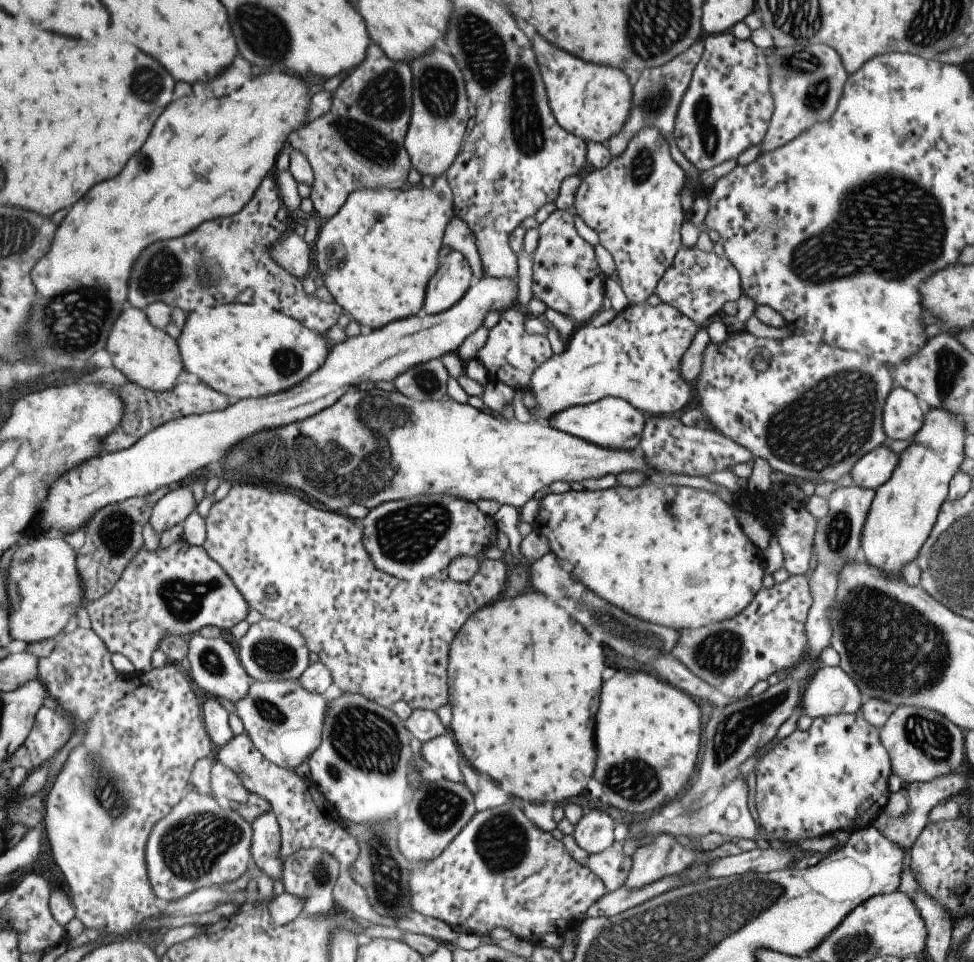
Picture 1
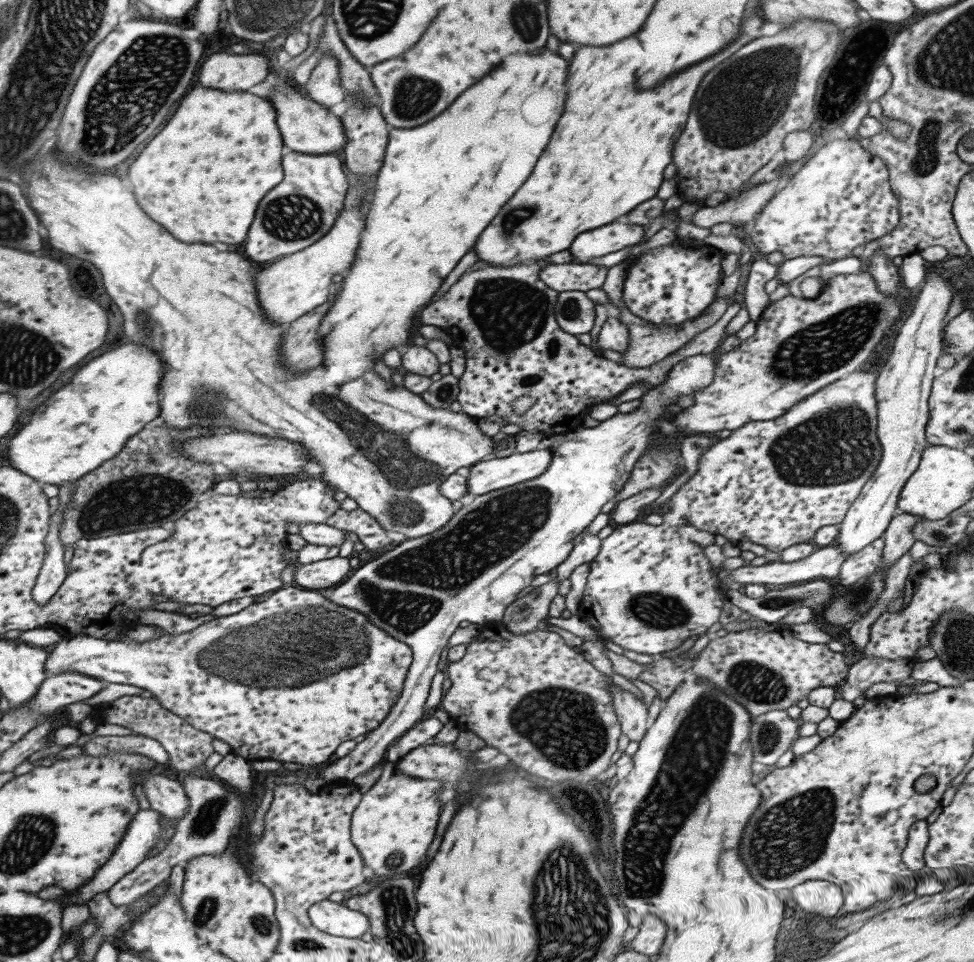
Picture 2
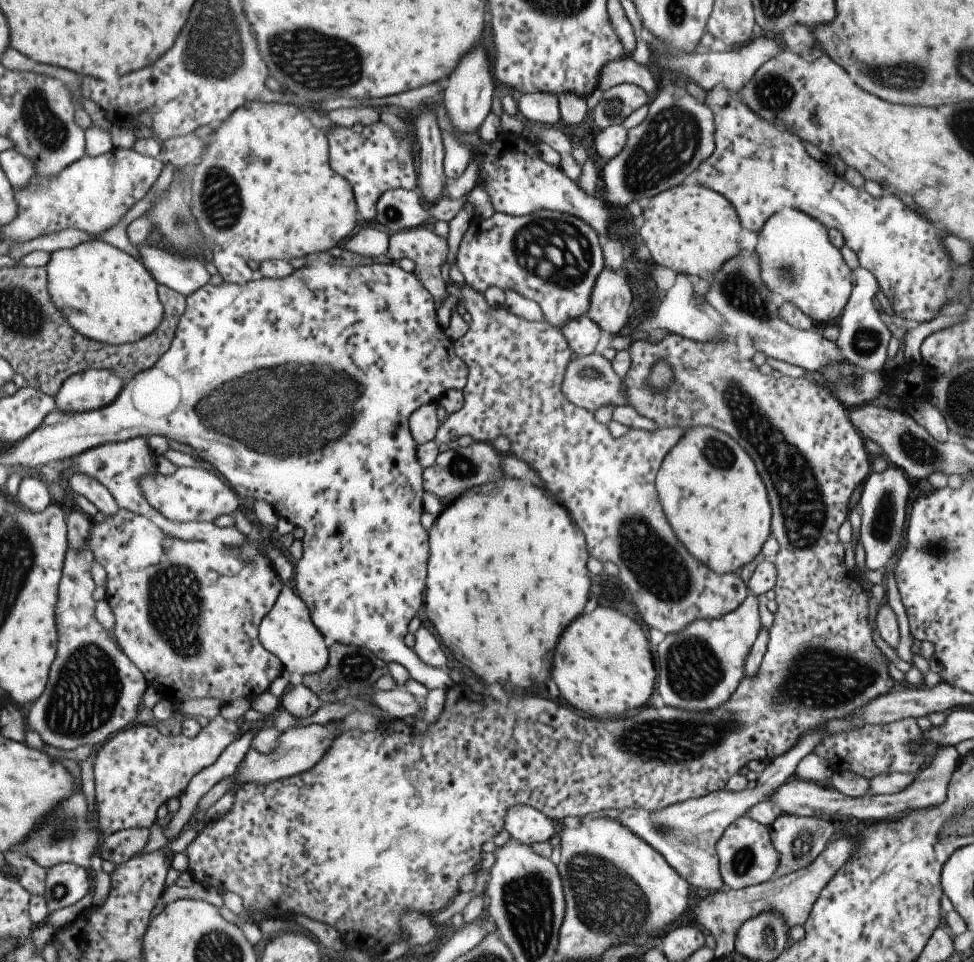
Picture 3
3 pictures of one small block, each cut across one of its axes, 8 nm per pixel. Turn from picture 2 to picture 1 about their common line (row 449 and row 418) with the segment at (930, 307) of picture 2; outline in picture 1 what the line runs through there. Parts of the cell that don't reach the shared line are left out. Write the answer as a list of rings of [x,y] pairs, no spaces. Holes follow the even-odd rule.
[[[893,386],[882,408],[882,431],[890,440],[911,440],[925,418],[924,406],[903,387]]]

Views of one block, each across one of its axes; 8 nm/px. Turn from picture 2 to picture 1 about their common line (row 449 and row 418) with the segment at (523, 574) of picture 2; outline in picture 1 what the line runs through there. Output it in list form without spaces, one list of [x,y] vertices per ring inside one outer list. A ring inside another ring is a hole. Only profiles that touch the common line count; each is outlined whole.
[[[605,397],[589,404],[567,407],[565,410],[551,414],[546,421],[539,422],[572,437],[581,438],[585,442],[597,444],[601,448],[633,450],[639,444],[645,416],[640,410],[620,398]]]

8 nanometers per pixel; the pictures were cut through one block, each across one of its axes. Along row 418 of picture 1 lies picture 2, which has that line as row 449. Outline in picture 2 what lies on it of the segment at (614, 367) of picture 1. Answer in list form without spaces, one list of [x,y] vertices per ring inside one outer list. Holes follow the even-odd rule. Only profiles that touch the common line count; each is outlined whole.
[[[547,448],[517,453],[497,458],[493,456],[476,462],[464,470],[466,477],[466,494],[479,496],[498,488],[513,486],[539,476],[551,460]]]

